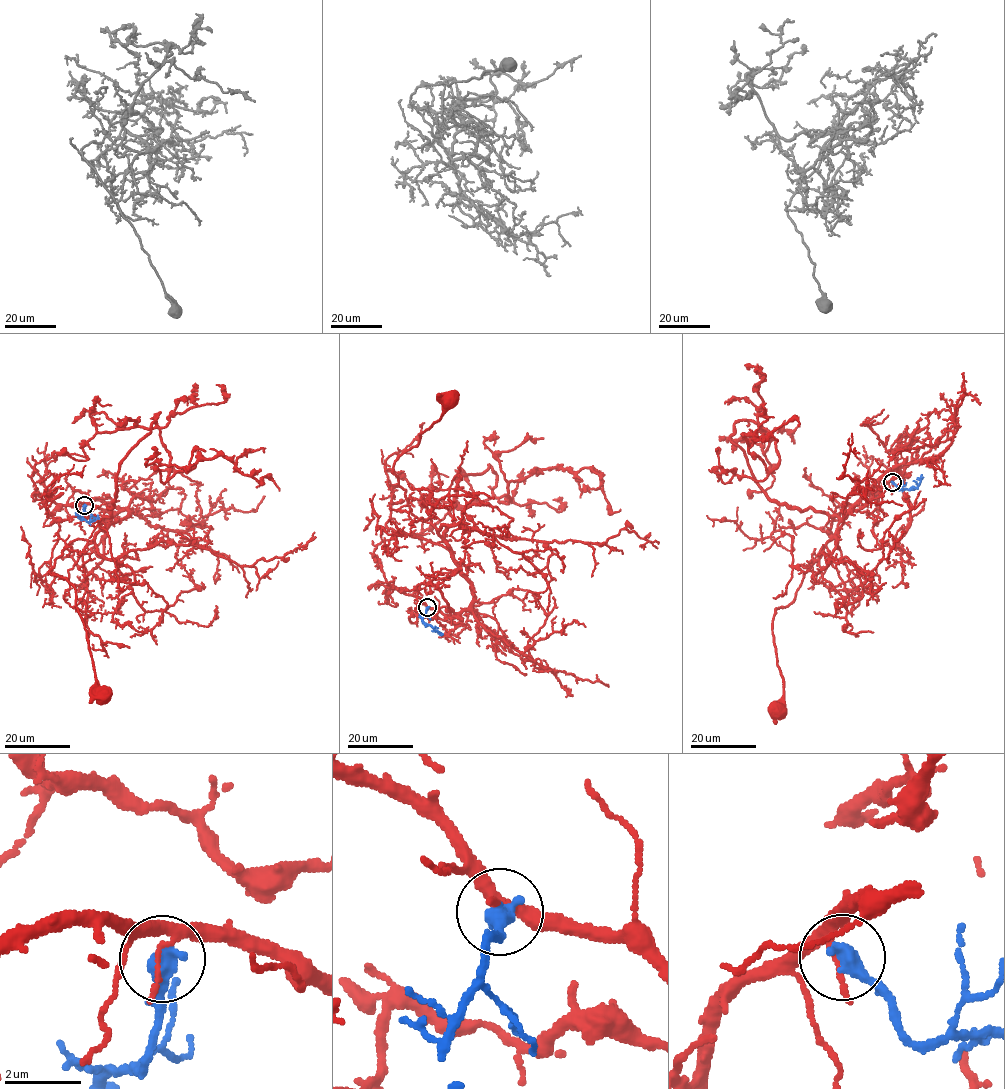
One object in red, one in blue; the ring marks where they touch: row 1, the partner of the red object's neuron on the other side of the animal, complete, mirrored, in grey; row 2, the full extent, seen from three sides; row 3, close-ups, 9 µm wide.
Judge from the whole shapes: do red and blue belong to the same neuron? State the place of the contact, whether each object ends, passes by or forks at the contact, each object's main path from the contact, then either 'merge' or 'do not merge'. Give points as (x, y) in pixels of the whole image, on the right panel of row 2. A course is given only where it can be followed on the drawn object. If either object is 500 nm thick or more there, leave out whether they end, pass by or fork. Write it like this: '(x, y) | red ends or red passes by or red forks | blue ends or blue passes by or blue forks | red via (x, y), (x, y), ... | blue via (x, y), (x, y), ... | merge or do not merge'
(892, 482) | red via (892, 483), (904, 474), (887, 471), (862, 496), (793, 600), (777, 608), (772, 634), (783, 695), (774, 709) | blue via (892, 482), (898, 490), (909, 489), (916, 488), (921, 479), (917, 479) | do not merge

